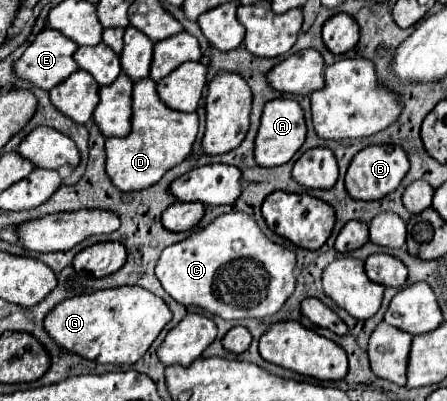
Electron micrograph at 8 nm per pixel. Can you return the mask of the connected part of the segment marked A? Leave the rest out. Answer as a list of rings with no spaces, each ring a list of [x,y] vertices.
[[[274,99],[268,101],[262,113],[262,123],[256,135],[256,161],[262,167],[278,167],[288,163],[306,139],[306,119],[298,101],[294,99]]]

